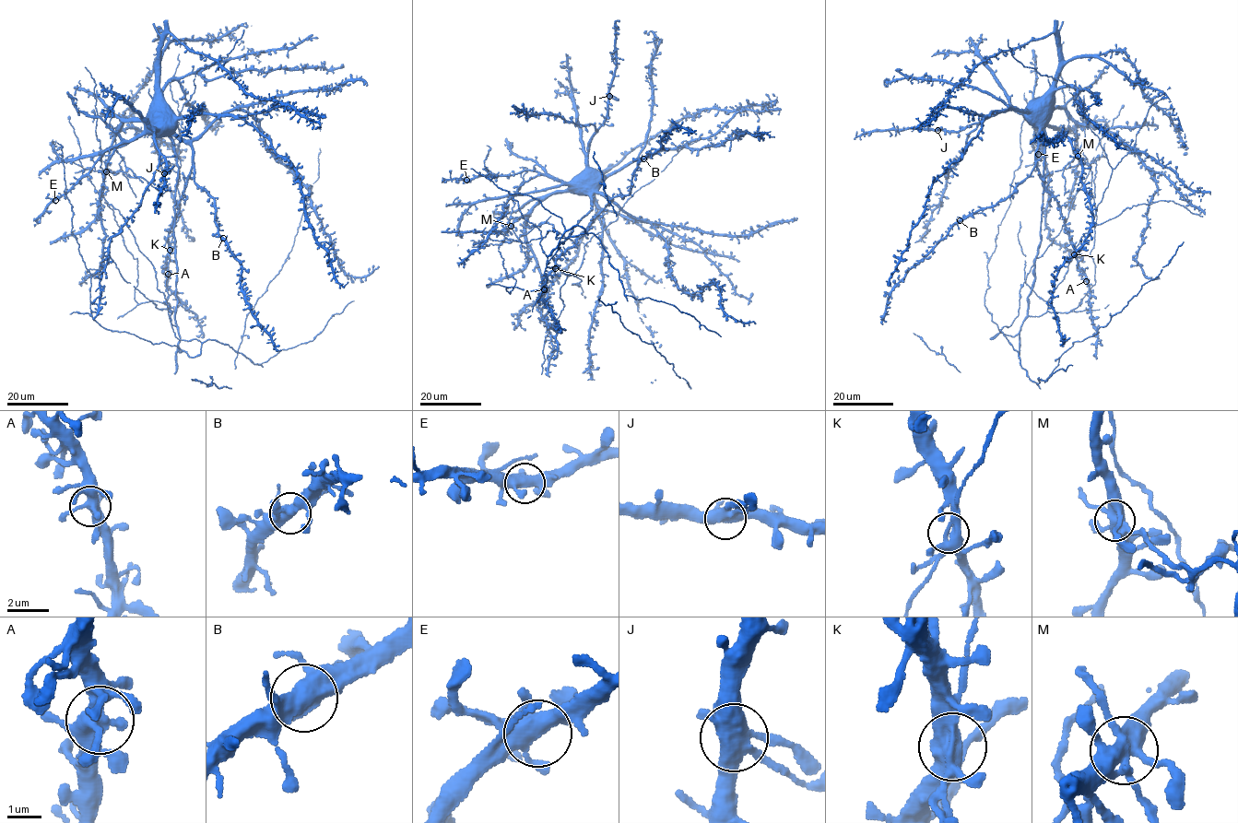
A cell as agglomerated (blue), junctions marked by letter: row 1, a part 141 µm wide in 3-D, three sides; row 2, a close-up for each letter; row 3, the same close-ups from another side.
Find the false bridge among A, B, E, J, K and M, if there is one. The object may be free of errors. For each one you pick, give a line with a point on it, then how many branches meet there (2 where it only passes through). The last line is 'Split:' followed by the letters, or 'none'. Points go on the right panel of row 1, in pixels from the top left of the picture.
M: (1078, 156) | 6
Split: M

